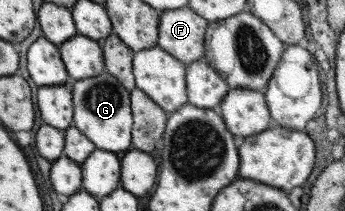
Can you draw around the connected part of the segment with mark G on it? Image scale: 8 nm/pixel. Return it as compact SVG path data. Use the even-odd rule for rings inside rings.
M105 70L98 76L74 80L72 85L72 122L90 142L94 149L106 151L124 151L131 149L131 126L133 123L127 91Z

